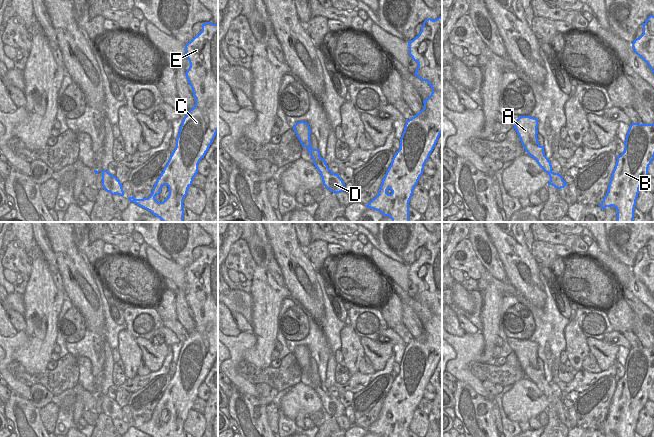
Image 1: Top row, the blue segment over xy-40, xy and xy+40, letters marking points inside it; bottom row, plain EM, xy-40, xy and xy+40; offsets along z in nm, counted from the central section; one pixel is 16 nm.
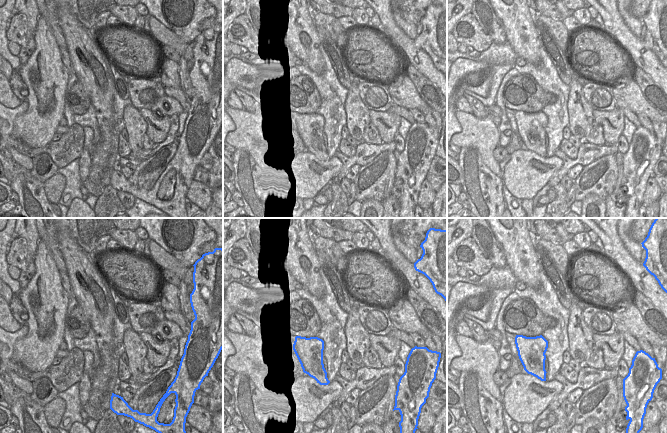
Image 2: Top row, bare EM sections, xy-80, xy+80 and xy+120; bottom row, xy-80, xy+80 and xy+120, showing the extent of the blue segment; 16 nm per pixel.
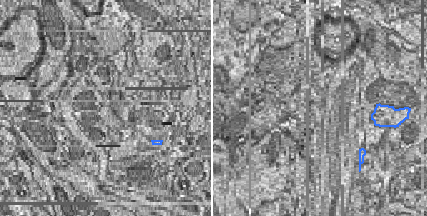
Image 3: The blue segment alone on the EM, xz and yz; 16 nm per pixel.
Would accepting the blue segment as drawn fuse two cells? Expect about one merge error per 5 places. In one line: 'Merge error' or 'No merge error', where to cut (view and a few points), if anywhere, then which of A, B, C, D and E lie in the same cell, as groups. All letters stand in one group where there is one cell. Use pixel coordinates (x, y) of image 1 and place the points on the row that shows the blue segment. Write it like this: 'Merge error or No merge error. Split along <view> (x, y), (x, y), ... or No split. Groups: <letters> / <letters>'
No merge error. No split. Groups: A B C D E

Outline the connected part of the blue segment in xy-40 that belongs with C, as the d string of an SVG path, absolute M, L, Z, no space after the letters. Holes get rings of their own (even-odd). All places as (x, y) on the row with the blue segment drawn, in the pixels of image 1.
M202 24L201 32L185 45L185 55L190 63L185 75L192 88L195 106L183 118L176 147L157 179L151 195L143 199L136 199L134 196L128 198L130 202L150 211L163 222L184 222L184 198L198 173L200 160L204 158L218 131L218 24ZM164 185L168 186L169 195L163 202L158 202L155 197L161 193Z

